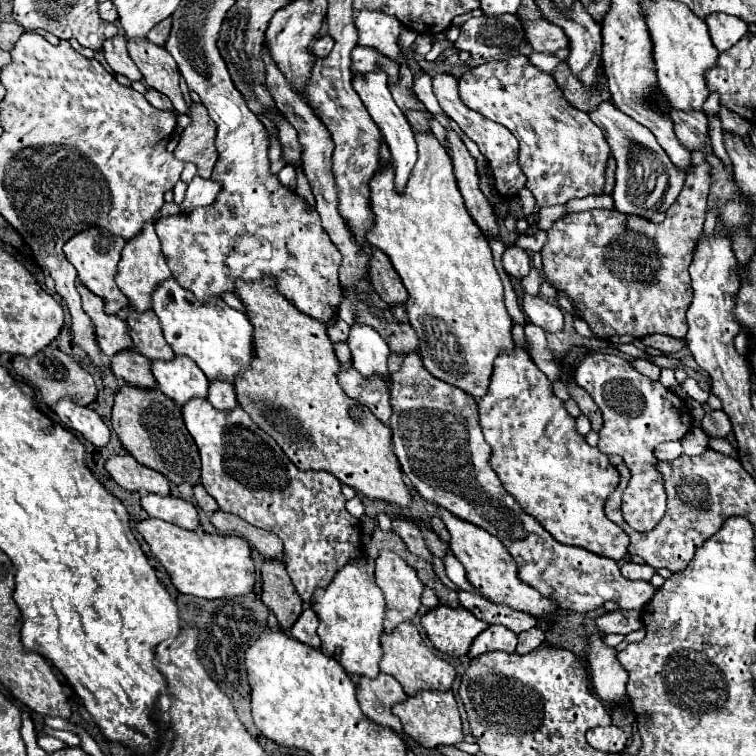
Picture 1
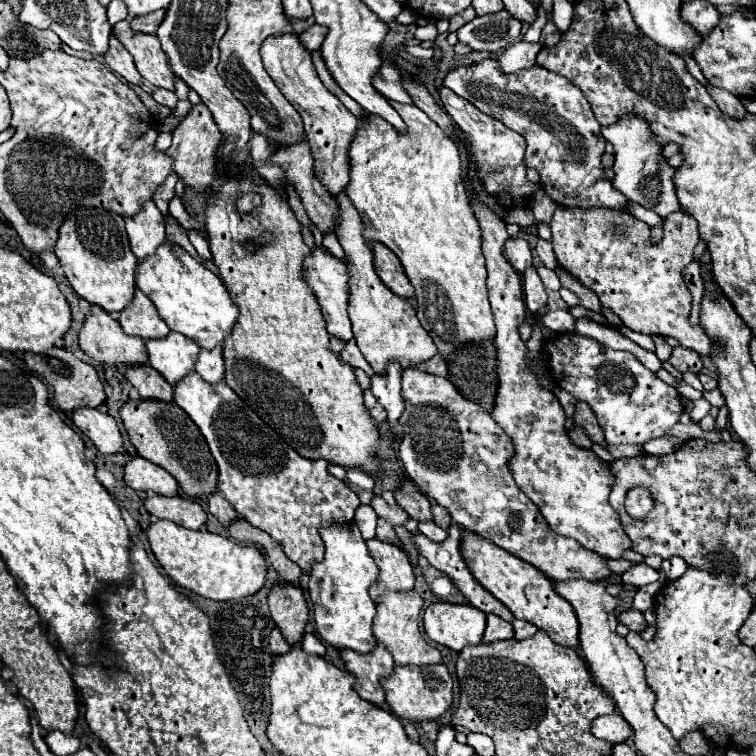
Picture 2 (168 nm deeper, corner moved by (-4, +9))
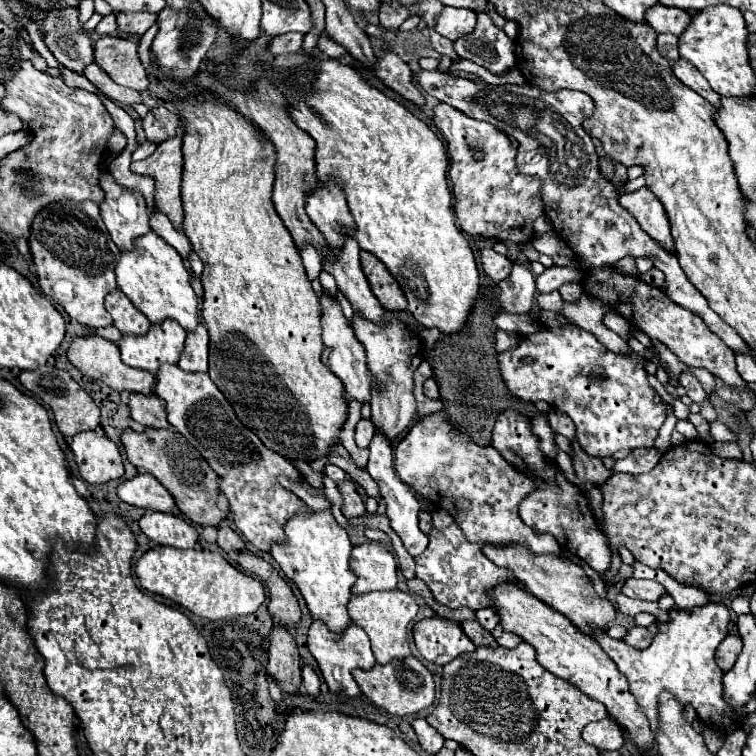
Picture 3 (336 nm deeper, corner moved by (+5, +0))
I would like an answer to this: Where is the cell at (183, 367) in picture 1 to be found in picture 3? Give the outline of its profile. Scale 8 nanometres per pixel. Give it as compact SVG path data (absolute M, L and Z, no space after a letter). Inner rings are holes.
M177 322L151 326L145 336L123 336L119 340L121 360L131 368L141 368L153 376L163 364L177 364L185 350L187 332Z

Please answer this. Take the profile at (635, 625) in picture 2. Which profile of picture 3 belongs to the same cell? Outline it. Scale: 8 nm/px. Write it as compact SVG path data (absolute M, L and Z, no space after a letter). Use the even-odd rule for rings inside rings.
M633 626L627 636L623 638L627 644L631 644L633 648L647 648L651 644L651 634L647 632L647 628L641 628L641 626Z

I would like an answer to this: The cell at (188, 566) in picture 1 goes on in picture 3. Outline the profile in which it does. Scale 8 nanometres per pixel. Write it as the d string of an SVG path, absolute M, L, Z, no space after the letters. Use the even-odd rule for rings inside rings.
M157 546L147 550L135 564L141 588L165 596L197 616L219 620L227 616L253 614L265 600L259 578L233 568L219 552L179 550L173 546Z

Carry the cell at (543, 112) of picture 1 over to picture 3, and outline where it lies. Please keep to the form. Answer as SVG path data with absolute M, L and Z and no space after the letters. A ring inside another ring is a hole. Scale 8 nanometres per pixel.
M423 70L419 74L419 86L439 102L445 102L469 118L489 122L497 130L503 130L507 136L513 136L519 142L517 150L517 168L521 174L529 174L541 180L541 196L545 202L545 216L555 226L555 232L573 248L575 258L581 264L589 266L613 266L625 256L651 256L655 268L665 274L665 294L679 302L679 306L701 316L703 322L715 332L735 354L751 354L751 348L723 322L707 304L707 298L689 282L685 276L679 258L665 252L655 240L651 240L619 206L615 198L615 186L599 174L597 152L591 142L591 136L583 128L583 120L593 114L593 100L575 90L557 90L547 92L537 86L523 84L503 84L491 86L483 80L455 78L439 70Z

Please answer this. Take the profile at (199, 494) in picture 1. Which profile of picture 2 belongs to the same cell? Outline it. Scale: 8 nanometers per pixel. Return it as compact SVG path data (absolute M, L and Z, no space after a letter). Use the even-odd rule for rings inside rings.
M214 493L212 497L208 497L208 511L210 511L224 527L228 527L232 521L240 519L240 515L232 509L232 505L230 505L220 493Z

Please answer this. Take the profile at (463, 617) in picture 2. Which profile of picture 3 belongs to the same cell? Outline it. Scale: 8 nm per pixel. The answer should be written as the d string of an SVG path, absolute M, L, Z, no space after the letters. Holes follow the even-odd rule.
M439 616L415 622L413 640L425 660L441 666L465 652L475 650L475 644L467 638L459 622L445 620Z

